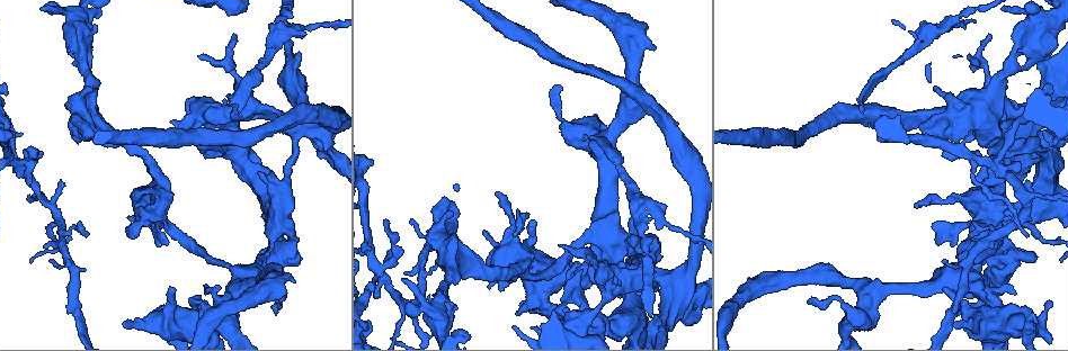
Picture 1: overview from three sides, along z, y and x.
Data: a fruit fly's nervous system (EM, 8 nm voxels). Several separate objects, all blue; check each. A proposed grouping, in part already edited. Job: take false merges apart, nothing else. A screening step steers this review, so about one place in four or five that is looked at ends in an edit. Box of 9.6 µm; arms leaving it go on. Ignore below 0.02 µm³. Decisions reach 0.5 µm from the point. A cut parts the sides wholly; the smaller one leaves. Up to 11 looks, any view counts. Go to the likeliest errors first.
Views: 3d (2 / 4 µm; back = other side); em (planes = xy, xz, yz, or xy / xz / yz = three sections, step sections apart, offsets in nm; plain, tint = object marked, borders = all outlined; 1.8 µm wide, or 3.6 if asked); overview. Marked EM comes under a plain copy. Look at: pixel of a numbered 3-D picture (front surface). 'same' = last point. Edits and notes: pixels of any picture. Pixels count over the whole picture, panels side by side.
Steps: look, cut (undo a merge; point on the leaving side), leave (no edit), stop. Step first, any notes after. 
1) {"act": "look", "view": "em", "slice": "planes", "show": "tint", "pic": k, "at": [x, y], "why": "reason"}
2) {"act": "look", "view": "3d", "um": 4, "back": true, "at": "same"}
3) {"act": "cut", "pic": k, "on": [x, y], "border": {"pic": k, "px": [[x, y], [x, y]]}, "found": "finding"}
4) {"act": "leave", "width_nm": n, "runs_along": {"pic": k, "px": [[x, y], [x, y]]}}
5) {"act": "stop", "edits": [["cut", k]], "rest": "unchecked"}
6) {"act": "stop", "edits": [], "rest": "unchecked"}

{"act": "look", "view": "3d", "um": 4, "pic": 1, "at": [992, 161], "why": "abrupt turn"}

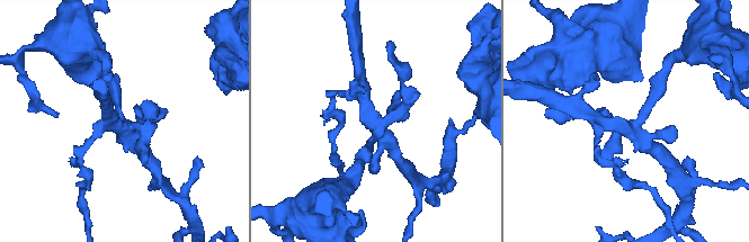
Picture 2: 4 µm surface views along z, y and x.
{"act": "look", "view": "em", "slice": "planes", "show": "tint", "pic": 2, "at": [123, 126]}

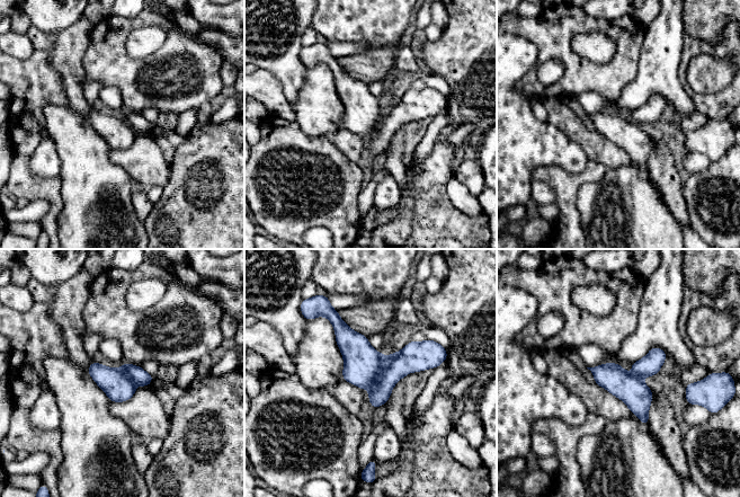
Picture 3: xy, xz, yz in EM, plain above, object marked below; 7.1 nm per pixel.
{"act": "cut", "pic": 3, "on": [410, 358], "border": {"pic": 3, "px": [[386, 357], [379, 380], [371, 390]]}, "found": "two cells meet here"}

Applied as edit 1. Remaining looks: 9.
{"act": "look", "view": "overview"}

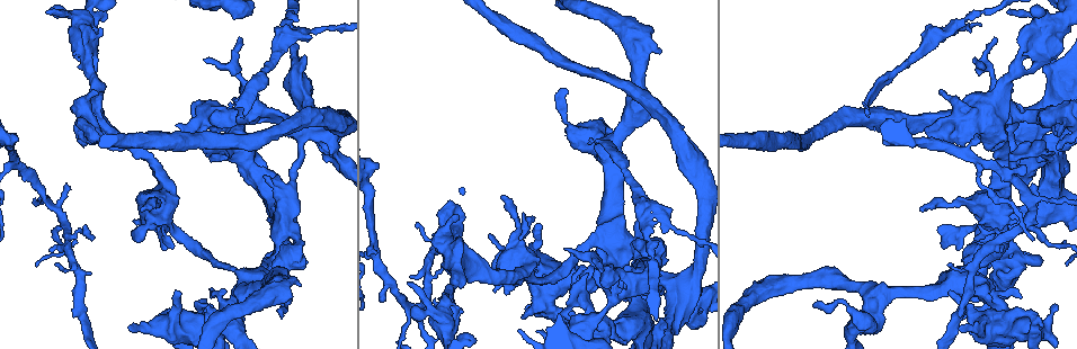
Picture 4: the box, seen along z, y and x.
{"act": "look", "view": "3d", "um": 4, "pic": 4, "at": [275, 229], "why": "sudden change in width"}

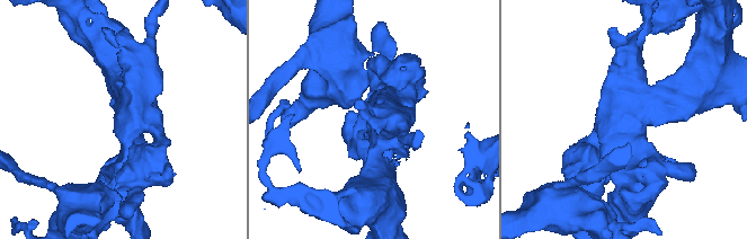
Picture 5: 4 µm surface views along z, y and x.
{"act": "look", "view": "em", "slice": "planes", "show": "tint", "pic": 5, "at": [379, 138], "why": "shape alone is not enough"}

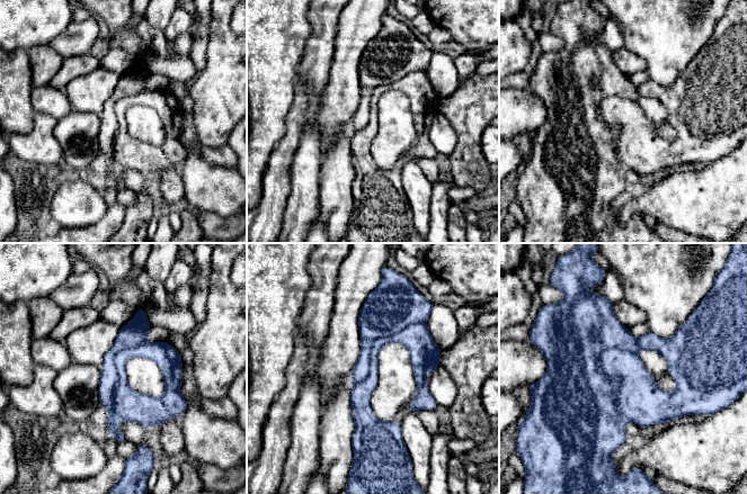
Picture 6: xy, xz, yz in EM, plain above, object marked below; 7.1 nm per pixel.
{"act": "cut", "pic": 6, "on": [586, 395], "part_leaving": {"pic": 6, "px": [[605, 305], [589, 397], [623, 437]]}, "found": "a second cell is stuck on"}

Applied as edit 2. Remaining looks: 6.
{"act": "look", "view": "em", "um": 3.6, "slice": "yz", "step": 16, "show": "tint", "pic": 4, "at": [444, 332], "why": "thin arm on a thick one"}

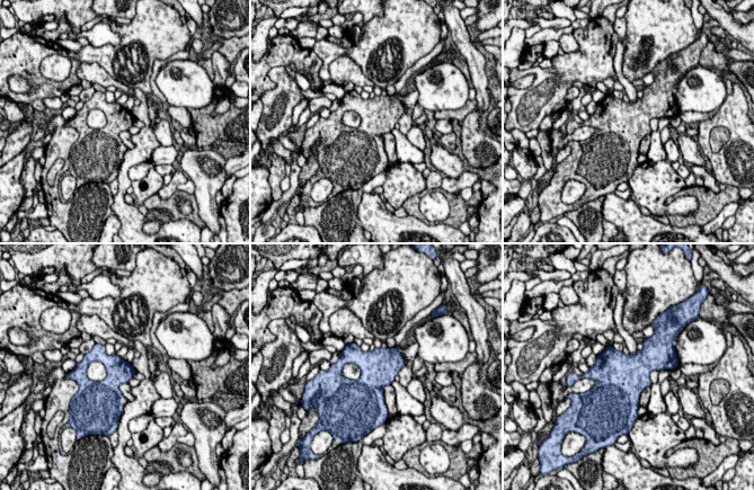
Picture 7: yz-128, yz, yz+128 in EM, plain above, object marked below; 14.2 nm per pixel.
{"act": "leave", "width_nm": 360, "found": "one cell here"}

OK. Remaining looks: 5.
{"act": "look", "view": "3d", "um": 2, "pic": 4, "at": [62, 220], "why": "three-way junction"}

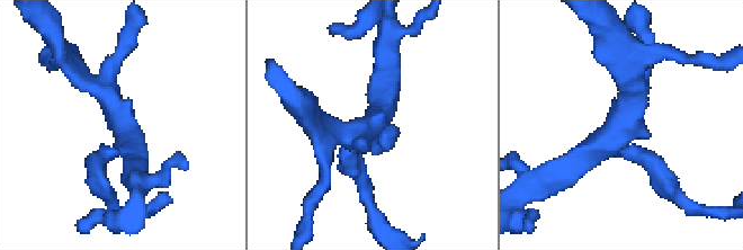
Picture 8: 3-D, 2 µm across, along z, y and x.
{"act": "look", "view": "em", "slice": "planes", "show": "tint", "pic": 8, "at": [375, 119]}

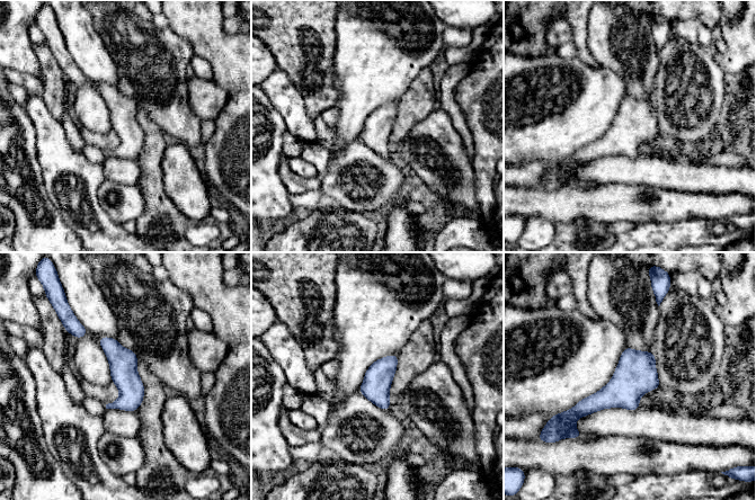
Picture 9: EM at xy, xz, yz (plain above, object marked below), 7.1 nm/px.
{"act": "leave", "runs_along": {"pic": 9, "px": [[101, 340], [123, 362], [133, 408]]}, "found": "continuous, no second cell"}

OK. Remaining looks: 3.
{"act": "look", "view": "em", "slice": "planes", "show": "tint", "pic": 4, "at": [875, 325], "why": "closes a loop"}

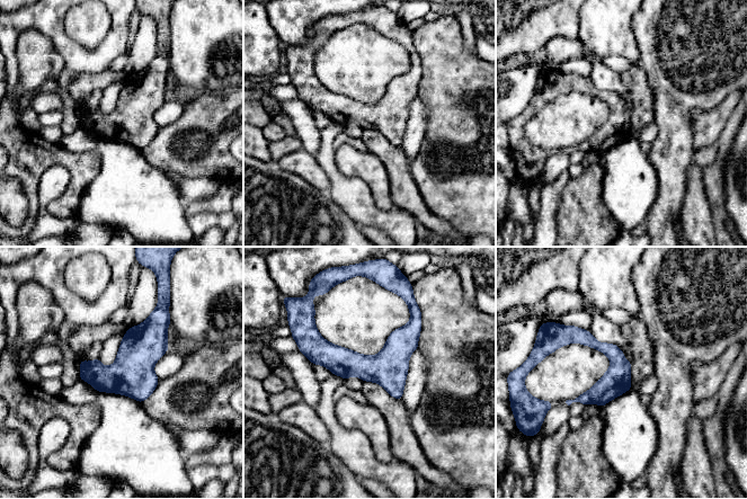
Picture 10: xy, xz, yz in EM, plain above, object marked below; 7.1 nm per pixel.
{"act": "leave", "runs_along": {"pic": 10, "px": [[418, 327], [382, 363], [307, 349]]}, "found": "continuous, no second cell"}

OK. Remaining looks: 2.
{"act": "stop", "edits": [["cut", 3], ["cut", 6]], "rest": "unchecked"}

